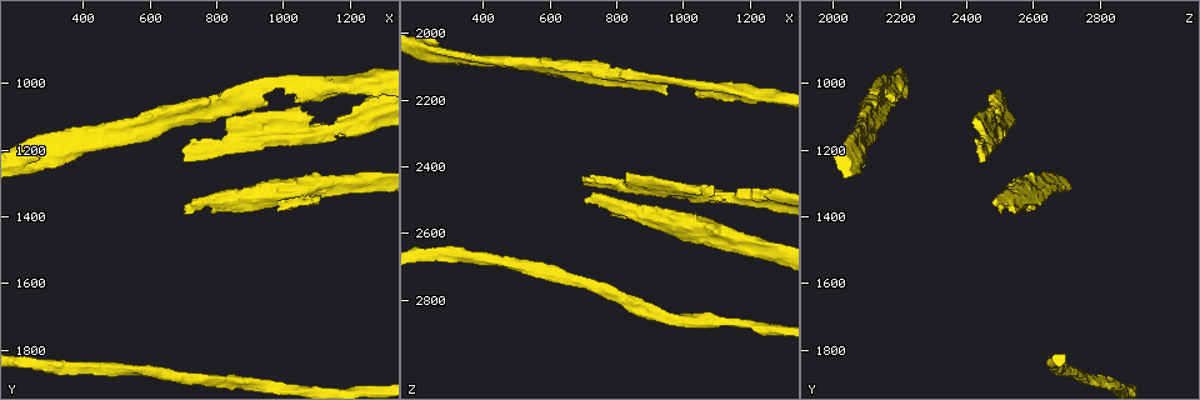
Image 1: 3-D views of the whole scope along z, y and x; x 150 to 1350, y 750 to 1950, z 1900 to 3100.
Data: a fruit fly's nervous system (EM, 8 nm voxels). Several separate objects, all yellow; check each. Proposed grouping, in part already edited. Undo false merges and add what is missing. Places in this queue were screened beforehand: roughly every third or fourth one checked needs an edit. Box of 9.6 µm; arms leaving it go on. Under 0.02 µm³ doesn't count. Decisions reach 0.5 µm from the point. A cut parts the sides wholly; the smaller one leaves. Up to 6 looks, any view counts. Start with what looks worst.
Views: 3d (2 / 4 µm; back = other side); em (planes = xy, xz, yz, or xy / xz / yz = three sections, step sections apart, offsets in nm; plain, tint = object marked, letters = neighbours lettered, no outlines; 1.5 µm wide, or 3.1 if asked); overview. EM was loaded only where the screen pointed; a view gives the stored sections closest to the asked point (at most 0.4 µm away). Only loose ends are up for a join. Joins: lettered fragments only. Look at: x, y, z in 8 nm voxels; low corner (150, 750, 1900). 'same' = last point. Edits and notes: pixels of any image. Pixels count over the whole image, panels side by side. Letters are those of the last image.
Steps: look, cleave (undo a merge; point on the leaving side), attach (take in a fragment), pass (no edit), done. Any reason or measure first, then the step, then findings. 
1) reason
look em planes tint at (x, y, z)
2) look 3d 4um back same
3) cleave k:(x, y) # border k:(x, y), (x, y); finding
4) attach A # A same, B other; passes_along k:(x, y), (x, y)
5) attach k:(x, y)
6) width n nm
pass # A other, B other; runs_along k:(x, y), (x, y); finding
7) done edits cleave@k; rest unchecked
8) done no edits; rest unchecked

branch stops here
look 3d 4um at (700, 1200, 2440)

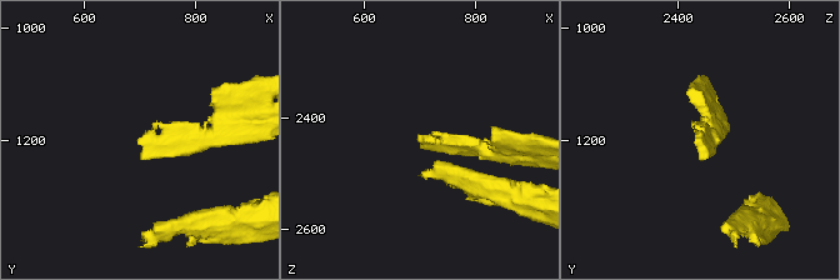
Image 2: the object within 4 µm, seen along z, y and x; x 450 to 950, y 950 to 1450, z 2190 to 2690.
look em yz step 4 tint at (700, 1205, 2445)

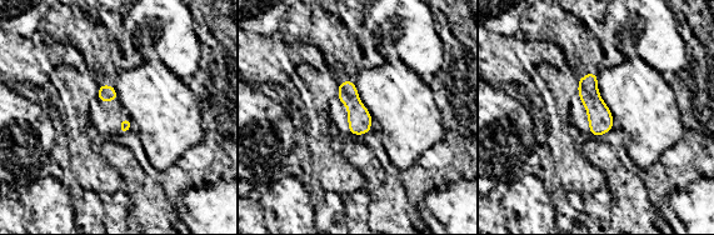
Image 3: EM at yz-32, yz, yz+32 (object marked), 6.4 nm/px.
what lies round it
look em yz step 4 letters same

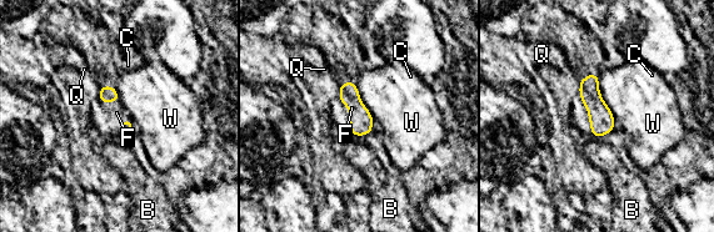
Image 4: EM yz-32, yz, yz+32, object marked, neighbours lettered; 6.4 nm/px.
attach F # B other, C other, F same, Q other, W other; the neuron continues

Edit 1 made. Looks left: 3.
look overview

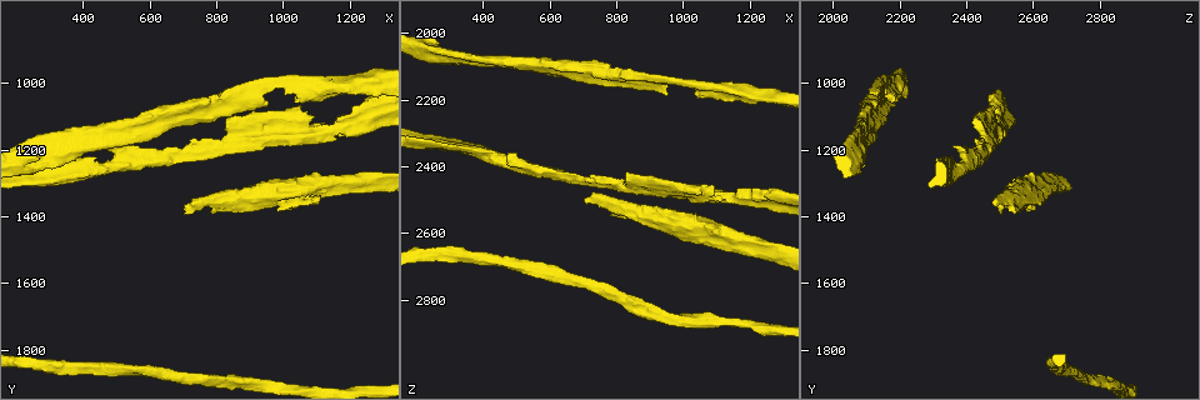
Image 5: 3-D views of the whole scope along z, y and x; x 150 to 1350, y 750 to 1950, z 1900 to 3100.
two arms at a narrow angle
look 3d 2um at (1030, 990, 2150)

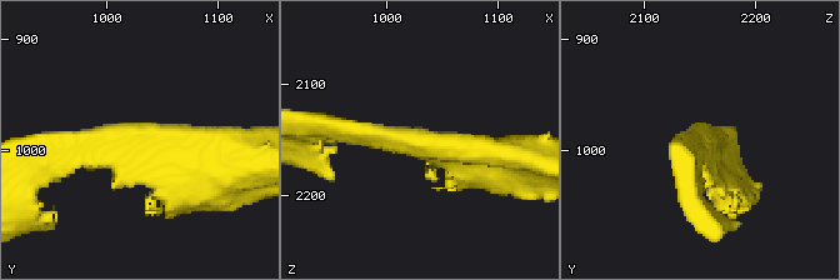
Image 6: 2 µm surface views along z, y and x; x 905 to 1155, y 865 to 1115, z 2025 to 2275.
arms 3; arm_widths 190, 240, 280 nm
look em yz step 4 letters at (1028, 992, 2156)

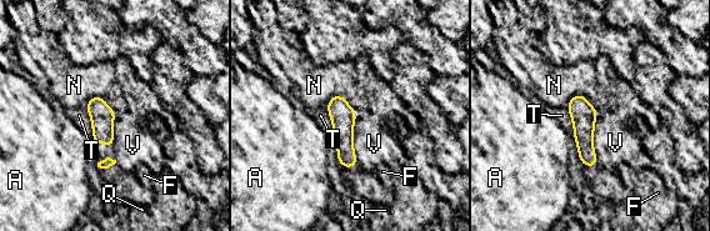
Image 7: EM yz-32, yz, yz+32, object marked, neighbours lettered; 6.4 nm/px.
pass # A other, F other, N other, Q other, T other, V other; runs_along 7:(336, 98), (343, 116), (345, 164); one neuron here

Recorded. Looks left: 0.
done edits attach@4; rest unchecked

